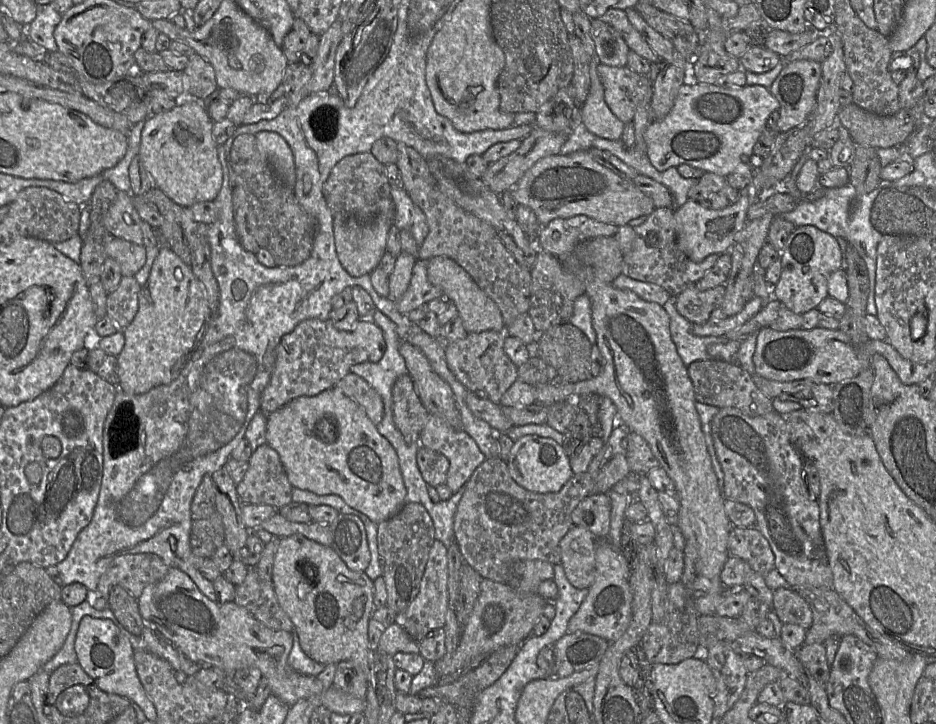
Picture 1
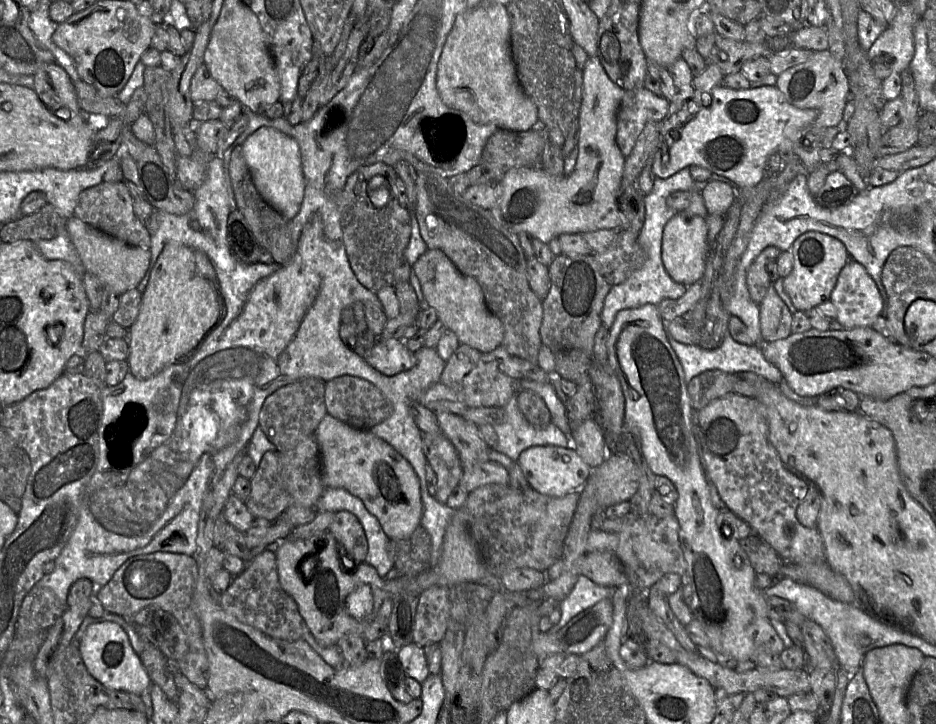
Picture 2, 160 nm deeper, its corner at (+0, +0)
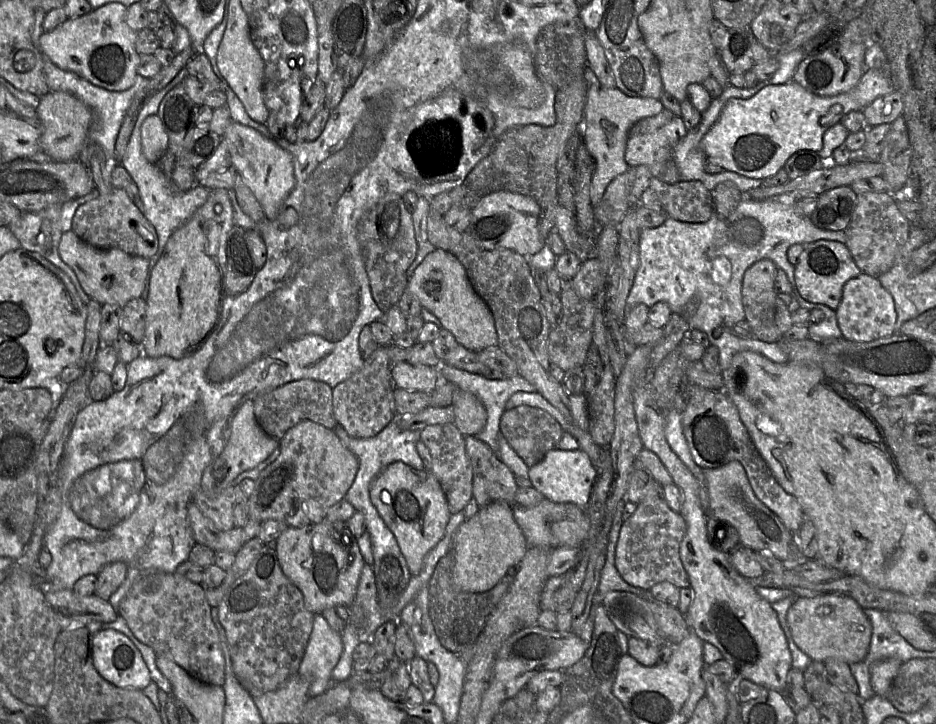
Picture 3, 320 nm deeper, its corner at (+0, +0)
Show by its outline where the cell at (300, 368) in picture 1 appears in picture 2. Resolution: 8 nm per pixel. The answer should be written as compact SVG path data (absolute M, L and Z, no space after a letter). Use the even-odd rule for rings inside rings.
M378 338L362 358L371 368L385 376L407 371L416 364L414 353L408 350L403 339Z

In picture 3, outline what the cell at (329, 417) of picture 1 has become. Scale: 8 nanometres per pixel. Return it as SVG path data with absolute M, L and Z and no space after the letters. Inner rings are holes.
M401 461L389 464L371 483L370 499L393 533L411 575L418 575L425 555L444 537L451 517L439 481L428 470L417 470Z

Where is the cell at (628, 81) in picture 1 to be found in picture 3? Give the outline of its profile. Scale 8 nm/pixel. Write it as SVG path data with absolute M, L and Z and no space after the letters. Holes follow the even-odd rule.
M663 109L659 114L636 122L628 133L625 160L630 167L647 166L654 178L675 184L680 182L680 174L673 159L673 149L686 136L686 129L681 117Z

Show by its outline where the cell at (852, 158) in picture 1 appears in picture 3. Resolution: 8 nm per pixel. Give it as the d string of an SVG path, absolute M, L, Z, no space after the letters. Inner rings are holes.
M864 192L857 195L855 210L845 229L845 245L862 273L878 278L893 267L898 252L909 239L911 223L900 212L889 192Z

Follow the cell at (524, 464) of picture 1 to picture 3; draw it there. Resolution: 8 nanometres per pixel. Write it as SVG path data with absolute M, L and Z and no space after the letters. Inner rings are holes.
M550 450L542 461L529 467L528 479L534 489L545 498L557 503L572 503L585 509L594 483L597 478L597 469L589 456L582 451Z

